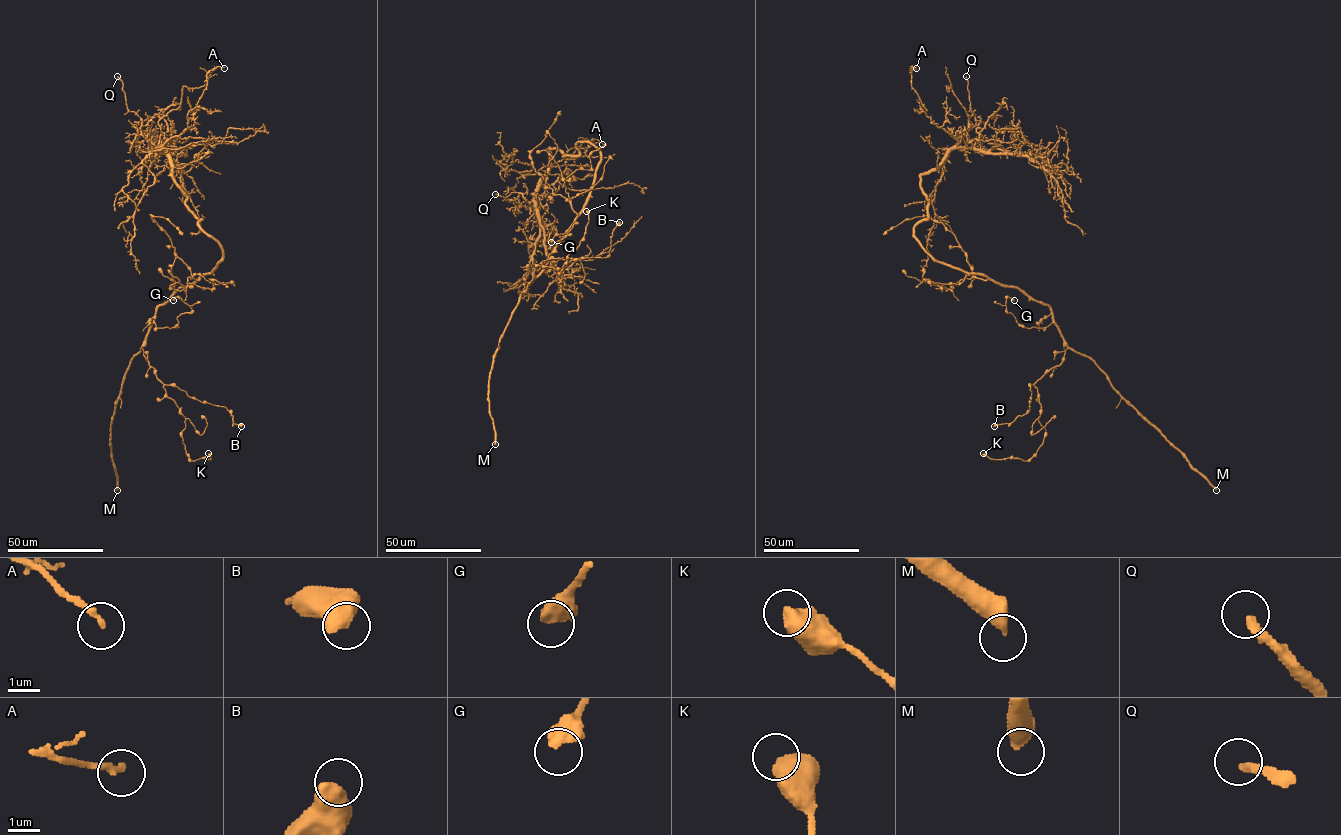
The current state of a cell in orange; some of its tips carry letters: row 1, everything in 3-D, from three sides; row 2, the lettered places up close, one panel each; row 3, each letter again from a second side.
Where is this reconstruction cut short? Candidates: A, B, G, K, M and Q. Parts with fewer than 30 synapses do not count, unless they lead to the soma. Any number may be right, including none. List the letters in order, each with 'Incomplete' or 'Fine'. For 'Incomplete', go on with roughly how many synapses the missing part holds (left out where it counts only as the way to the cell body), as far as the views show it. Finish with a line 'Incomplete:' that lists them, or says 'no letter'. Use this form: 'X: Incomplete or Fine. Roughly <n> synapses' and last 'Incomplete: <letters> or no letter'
A: Fine
B: Fine
G: Fine
K: Fine
M: Incomplete. Roughly 950 synapses
Q: Incomplete. Roughly 50 synapses
Incomplete: M, Q

